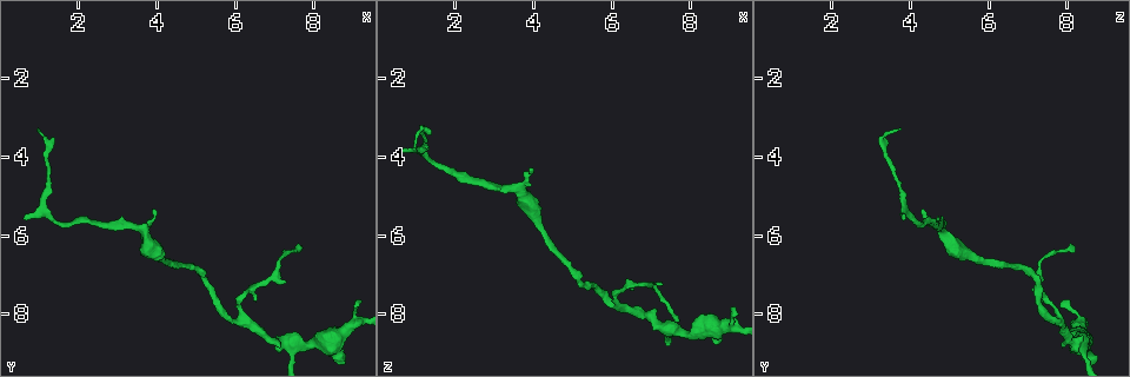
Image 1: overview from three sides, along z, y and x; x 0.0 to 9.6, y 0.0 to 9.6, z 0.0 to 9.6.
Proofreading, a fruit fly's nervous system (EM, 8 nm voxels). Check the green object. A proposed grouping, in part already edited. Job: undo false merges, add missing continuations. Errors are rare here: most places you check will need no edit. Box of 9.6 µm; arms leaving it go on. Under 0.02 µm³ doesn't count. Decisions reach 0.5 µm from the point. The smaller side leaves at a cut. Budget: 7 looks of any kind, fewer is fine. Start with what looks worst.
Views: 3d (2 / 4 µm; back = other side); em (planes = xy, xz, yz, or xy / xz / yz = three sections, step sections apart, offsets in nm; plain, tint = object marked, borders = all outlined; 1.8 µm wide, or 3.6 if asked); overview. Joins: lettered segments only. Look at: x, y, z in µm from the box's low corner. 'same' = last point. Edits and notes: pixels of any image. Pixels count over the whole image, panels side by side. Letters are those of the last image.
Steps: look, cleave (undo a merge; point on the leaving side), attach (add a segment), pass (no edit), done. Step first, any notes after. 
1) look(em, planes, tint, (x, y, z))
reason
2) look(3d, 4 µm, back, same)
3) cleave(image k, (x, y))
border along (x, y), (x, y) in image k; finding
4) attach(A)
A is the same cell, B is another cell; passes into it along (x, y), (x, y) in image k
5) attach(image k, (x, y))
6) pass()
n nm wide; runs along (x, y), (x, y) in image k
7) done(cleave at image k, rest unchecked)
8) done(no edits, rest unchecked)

look(3d, 4 µm, back, (8.15, 8.65, 8.45))

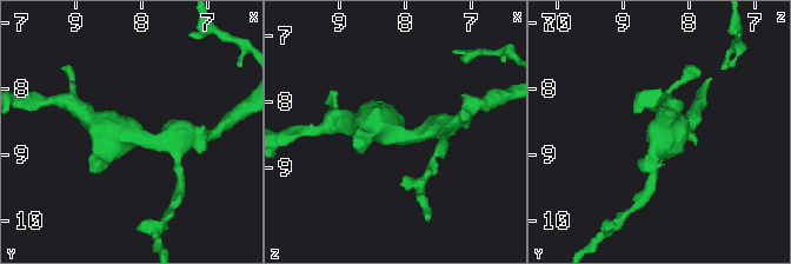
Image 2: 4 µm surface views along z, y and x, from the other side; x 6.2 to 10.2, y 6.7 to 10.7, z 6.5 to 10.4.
look(em, 3.6 µm, yz, step 8, tint, (8.20, 8.70, 8.40))

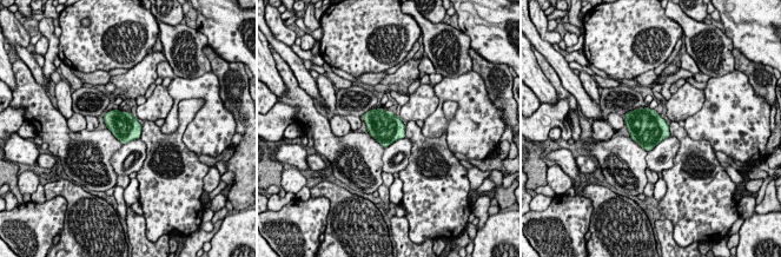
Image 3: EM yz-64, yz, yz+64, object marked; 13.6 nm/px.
look(em, 3.6 µm, planes, borders, same)

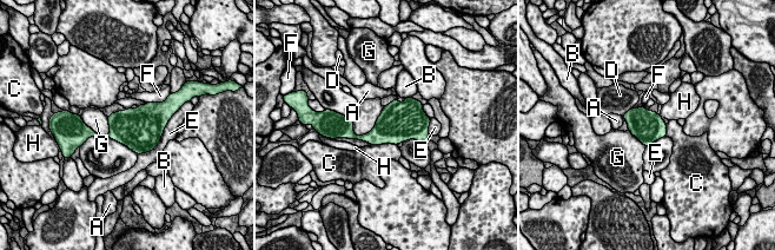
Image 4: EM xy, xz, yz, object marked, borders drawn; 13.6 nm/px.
pass()
A, B, C, D, E, F, G and H are other cells; border along (384, 106), (368, 132), (353, 133) in image 4; continuous, no second neuron

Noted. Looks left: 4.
look(em, 3.6 µm, planes, tint, (6.85, 7.25, 7.30))
narrows sharply

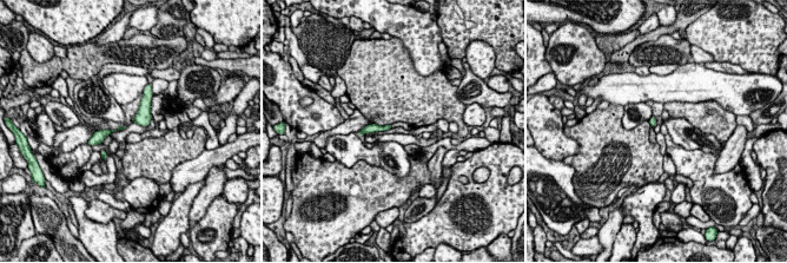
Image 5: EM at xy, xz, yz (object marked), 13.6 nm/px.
look(em, 3.6 µm, planes, borders, same)

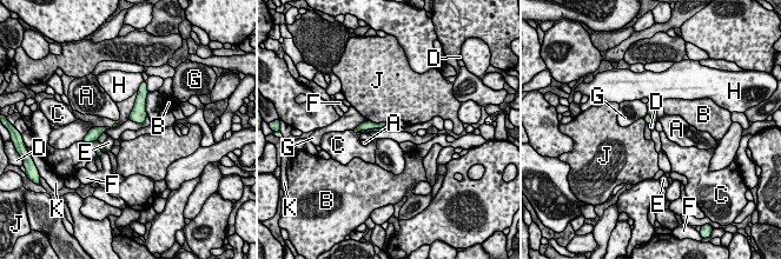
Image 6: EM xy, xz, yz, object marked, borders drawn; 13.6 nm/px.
pass()
60 nm wide; A, B, C, D, E, F, G, H, J and K are other cells; border along (147, 115), (141, 124), (128, 119) in image 6; one neuron here

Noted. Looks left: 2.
look(em, planes, tint, (4.05, 6.65, 5.70))
calibre changes

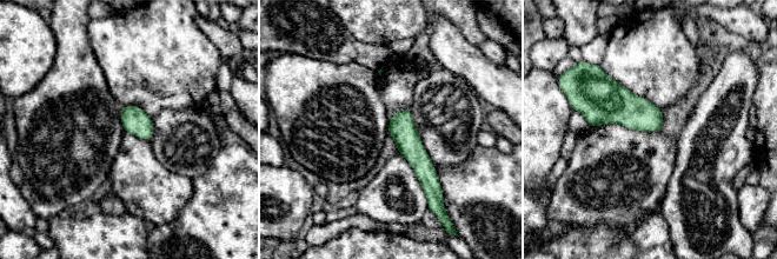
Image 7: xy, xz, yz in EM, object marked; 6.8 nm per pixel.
look(em, planes, borders, same)
what lies round it

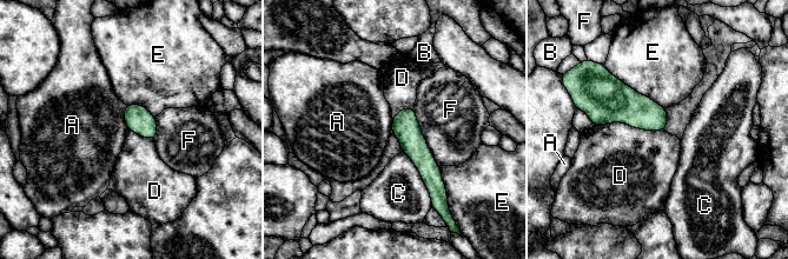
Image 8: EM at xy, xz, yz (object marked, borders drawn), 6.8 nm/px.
pass()
A, B, C, D, E and F are other cells; runs along (403, 112), (431, 190) in image 8; continuous, no second neuron

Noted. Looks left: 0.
done(no edits, rest unchecked)

